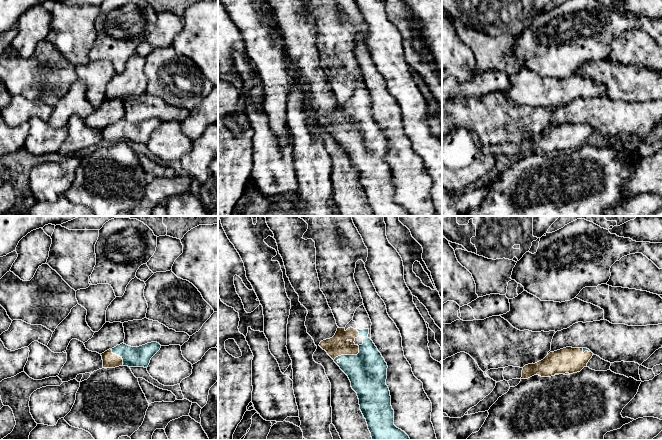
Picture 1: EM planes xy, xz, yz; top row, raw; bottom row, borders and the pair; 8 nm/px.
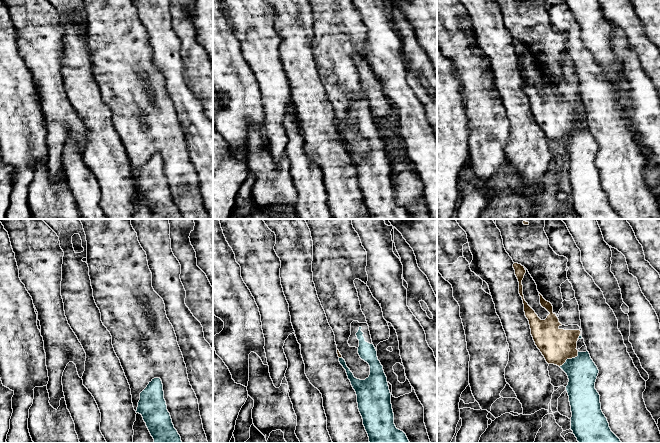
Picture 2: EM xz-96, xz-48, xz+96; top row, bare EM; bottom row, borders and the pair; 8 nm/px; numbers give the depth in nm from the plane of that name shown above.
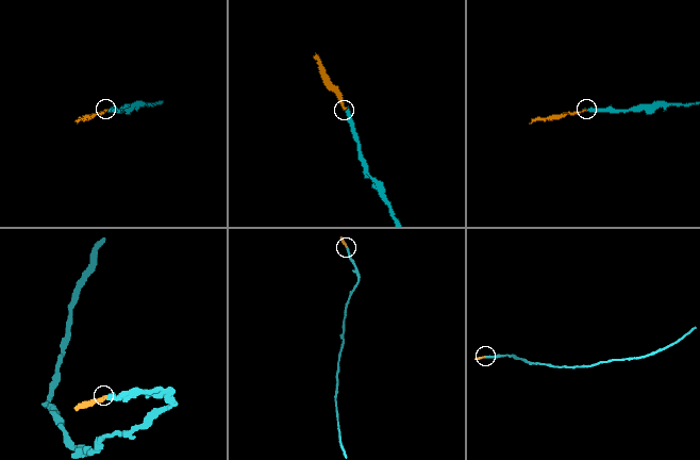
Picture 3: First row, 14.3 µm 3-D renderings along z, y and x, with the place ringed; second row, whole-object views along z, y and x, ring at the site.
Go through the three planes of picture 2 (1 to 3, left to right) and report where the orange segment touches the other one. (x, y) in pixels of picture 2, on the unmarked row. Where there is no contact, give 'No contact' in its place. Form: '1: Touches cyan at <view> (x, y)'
1: No contact
2: Touches cyan at xz-48 (340, 134)
3: Touches cyan at xz+96 (570, 135)

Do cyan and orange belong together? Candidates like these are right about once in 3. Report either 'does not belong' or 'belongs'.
belongs

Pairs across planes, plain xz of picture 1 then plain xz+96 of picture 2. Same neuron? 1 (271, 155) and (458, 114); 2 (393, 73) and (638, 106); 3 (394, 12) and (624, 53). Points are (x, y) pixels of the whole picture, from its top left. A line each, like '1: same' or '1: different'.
1: different
2: different
3: different

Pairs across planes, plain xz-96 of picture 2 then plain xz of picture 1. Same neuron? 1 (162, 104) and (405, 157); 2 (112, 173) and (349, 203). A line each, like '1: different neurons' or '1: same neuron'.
1: different neurons
2: same neuron

